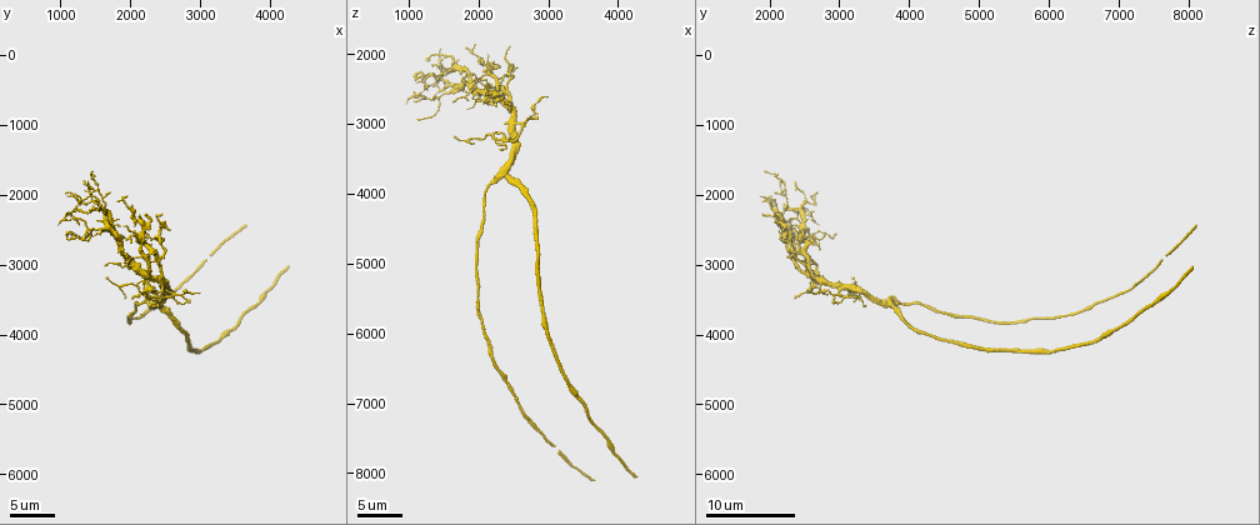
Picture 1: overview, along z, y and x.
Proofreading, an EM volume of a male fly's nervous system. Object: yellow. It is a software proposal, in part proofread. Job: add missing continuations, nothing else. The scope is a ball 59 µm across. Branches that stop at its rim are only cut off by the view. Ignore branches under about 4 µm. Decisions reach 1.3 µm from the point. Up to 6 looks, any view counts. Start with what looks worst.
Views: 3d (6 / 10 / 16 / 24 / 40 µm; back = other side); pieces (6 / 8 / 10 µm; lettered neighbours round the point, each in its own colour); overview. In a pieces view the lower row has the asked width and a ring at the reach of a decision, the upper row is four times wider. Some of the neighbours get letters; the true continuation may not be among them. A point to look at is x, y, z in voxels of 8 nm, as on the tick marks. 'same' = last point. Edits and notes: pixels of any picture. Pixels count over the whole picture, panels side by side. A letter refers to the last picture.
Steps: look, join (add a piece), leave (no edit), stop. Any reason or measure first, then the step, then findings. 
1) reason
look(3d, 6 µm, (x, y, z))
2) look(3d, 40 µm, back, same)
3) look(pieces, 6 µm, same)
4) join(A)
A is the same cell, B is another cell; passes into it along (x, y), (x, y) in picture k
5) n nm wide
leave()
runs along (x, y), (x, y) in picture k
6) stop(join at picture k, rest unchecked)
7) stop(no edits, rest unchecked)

tapers out
look(pieces, 6 µm, (2200, 2300, 2150))

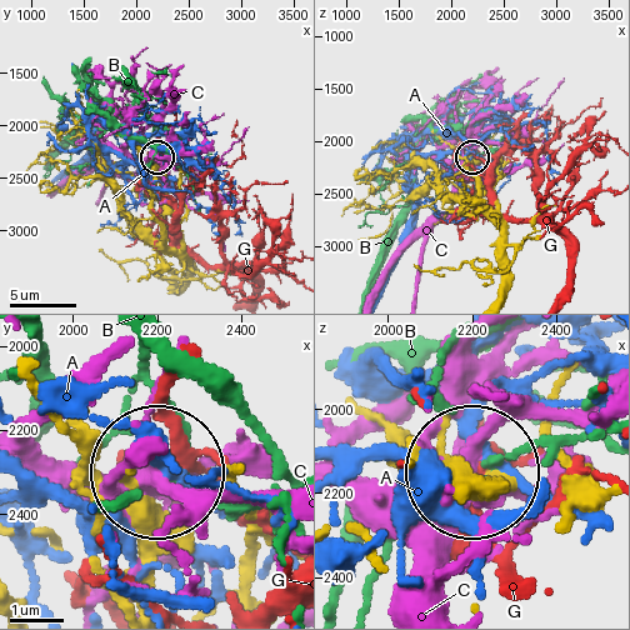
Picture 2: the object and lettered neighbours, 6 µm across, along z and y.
leave()
A, B, C and G are other cells; none of them fits

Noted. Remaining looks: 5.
an open end
look(pieces, 6 µm, (2950, 3400, 2650))

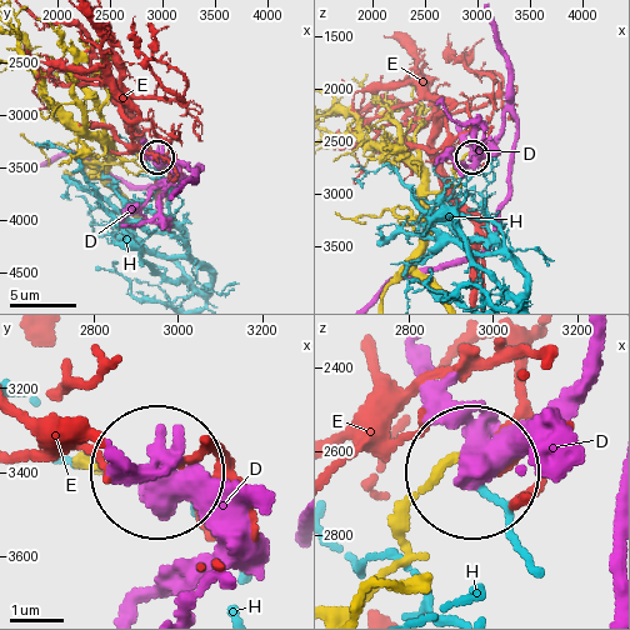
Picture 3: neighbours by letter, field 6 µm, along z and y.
leave()
D, E and H are other cells; none of them fits

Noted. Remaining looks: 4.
an open end
look(pieces, 10 µm, (2350, 2800, 2300))

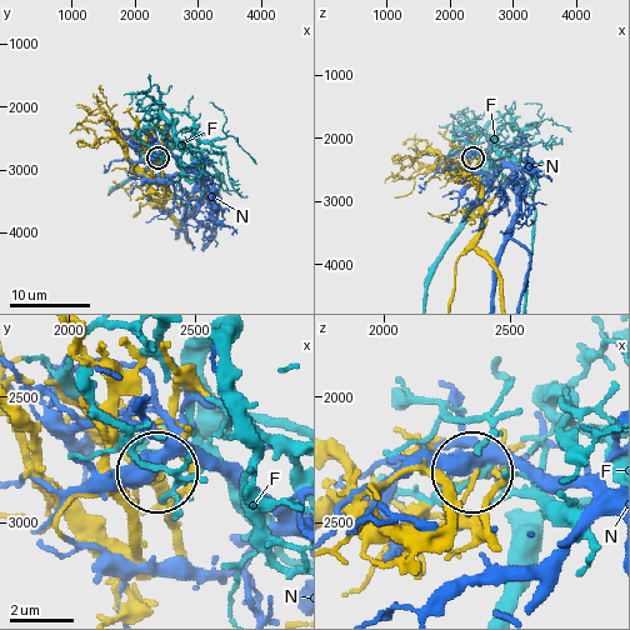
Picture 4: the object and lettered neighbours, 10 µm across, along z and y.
leave()
F and N are other cells; runs along (489, 546), (465, 504), (475, 474) in picture 4; no lettered piece goes on from it

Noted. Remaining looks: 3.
stop(no edits, rest unchecked)

